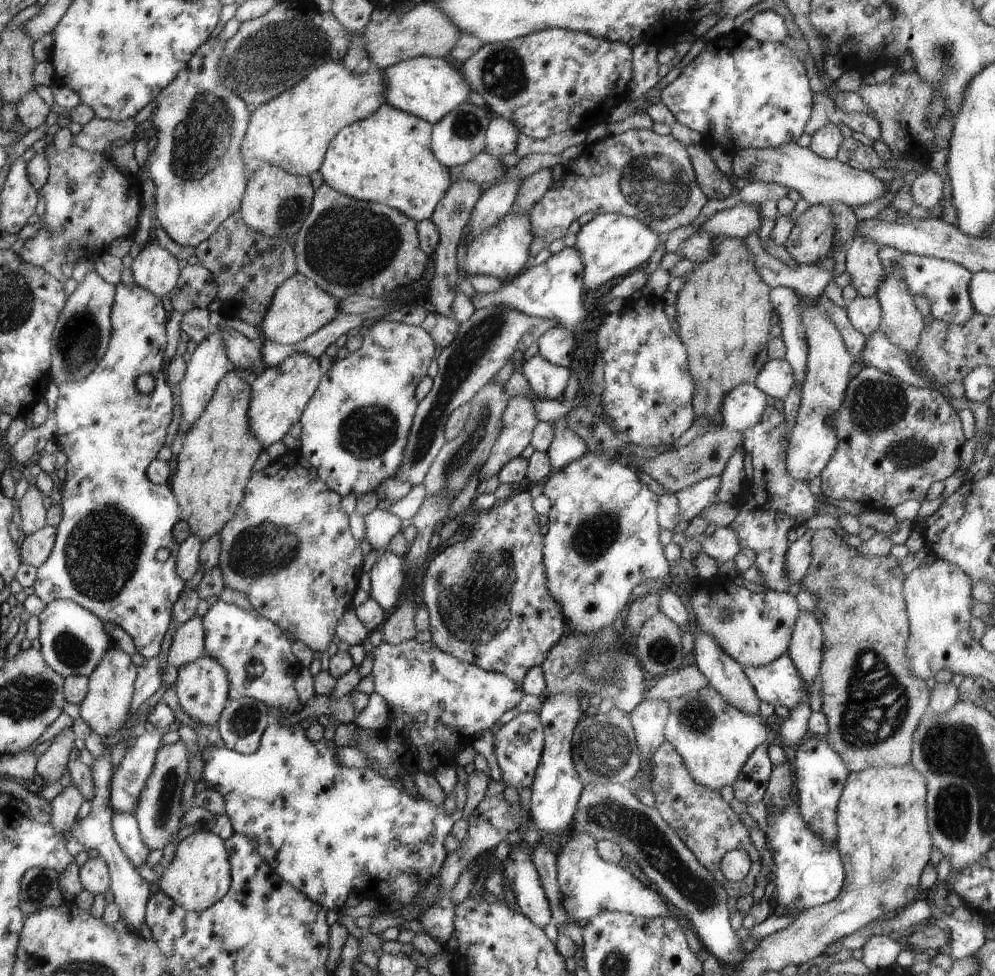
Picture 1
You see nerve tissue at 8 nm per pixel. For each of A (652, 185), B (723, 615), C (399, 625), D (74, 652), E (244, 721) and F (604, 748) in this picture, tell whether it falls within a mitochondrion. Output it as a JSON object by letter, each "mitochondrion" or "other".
{"A":"mitochondrion","B":"mitochondrion","C":"other","D":"mitochondrion","E":"mitochondrion","F":"mitochondrion"}

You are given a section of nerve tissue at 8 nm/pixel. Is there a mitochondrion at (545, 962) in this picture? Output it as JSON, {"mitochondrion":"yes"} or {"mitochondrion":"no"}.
{"mitochondrion":"no"}

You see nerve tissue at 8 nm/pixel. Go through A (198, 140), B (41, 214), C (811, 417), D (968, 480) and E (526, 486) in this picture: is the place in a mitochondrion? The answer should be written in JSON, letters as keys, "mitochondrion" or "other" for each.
{"A":"mitochondrion","B":"other","C":"other","D":"other","E":"other"}

